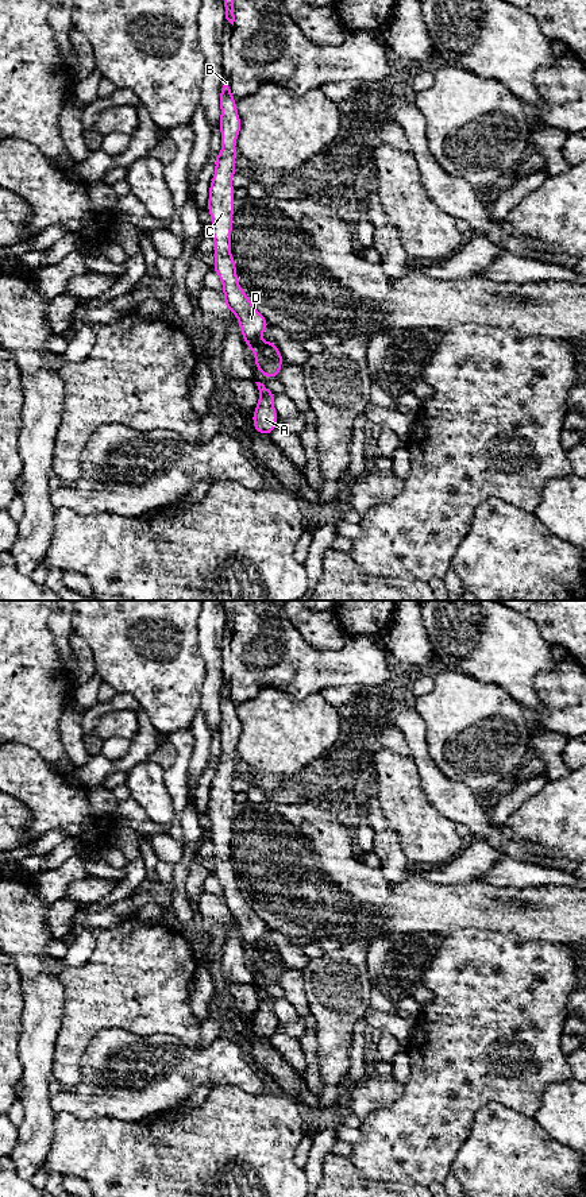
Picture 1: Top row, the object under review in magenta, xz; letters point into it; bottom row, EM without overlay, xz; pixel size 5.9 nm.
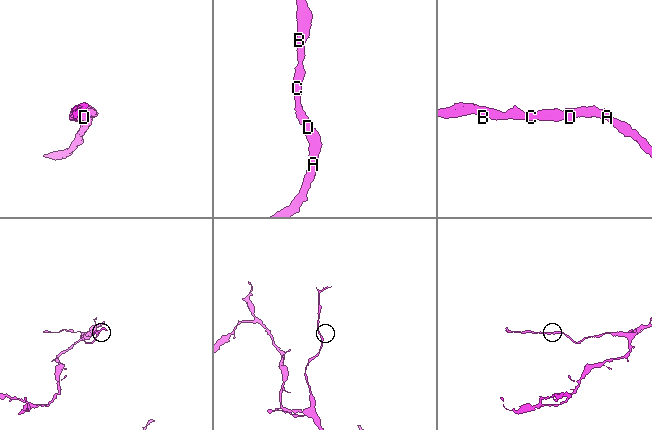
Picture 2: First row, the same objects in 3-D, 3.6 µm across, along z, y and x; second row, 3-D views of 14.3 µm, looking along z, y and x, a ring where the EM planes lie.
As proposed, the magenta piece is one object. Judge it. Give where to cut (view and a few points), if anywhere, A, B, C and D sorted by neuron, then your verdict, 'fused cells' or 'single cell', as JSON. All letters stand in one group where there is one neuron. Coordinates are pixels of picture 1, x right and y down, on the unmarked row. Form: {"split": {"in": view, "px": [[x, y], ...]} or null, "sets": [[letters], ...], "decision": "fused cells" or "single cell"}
{"split": null, "sets": [["A", "B", "C", "D"]], "decision": "single cell"}

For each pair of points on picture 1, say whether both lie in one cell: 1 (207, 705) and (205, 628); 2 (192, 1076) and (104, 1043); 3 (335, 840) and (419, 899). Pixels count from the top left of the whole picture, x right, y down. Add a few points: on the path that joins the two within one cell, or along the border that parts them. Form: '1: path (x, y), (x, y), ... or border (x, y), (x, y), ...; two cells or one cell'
1: path (212, 686), (212, 647); one cell
2: path (170, 1072), (141, 1070), (126, 1055); one cell
3: path (347, 864), (382, 899), (394, 899); one cell

